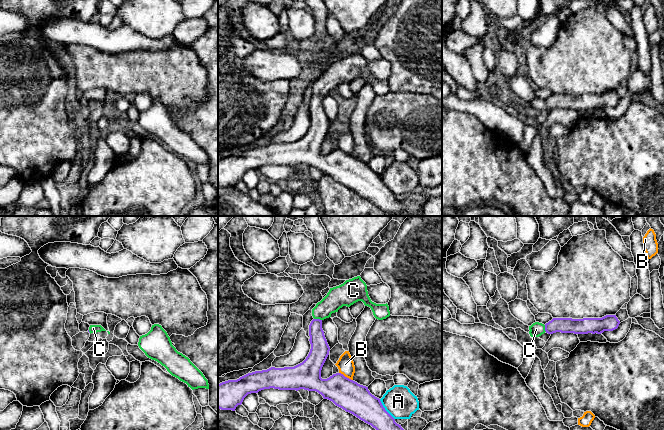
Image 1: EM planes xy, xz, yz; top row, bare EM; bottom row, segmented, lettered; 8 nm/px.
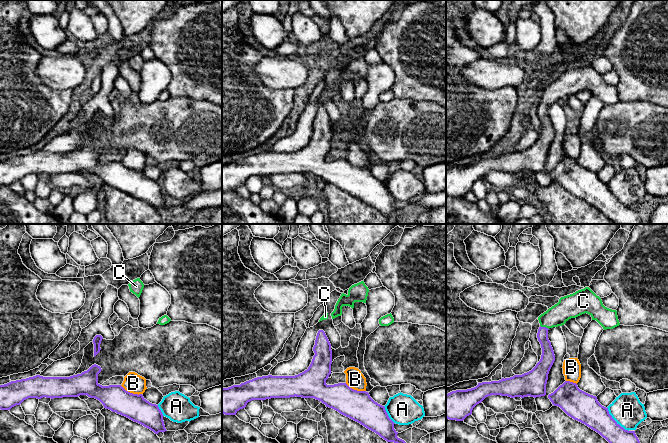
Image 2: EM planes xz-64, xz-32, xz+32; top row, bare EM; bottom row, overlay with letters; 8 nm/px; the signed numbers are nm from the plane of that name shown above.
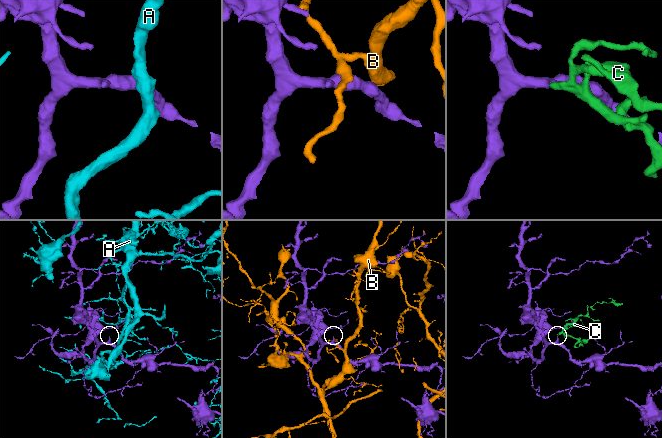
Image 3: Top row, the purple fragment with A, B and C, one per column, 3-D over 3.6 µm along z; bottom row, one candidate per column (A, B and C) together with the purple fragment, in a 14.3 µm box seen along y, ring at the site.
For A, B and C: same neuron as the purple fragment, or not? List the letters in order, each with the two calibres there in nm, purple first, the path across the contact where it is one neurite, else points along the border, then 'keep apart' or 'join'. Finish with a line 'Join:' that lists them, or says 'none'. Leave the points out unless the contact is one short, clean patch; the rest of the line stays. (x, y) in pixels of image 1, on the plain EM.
A: 240/240 nm | keep apart
B: 240/140 nm | keep apart
C: 150/170 nm | across xz (320, 125), (317, 116), (318, 95), (337, 73) | join
Join: C

